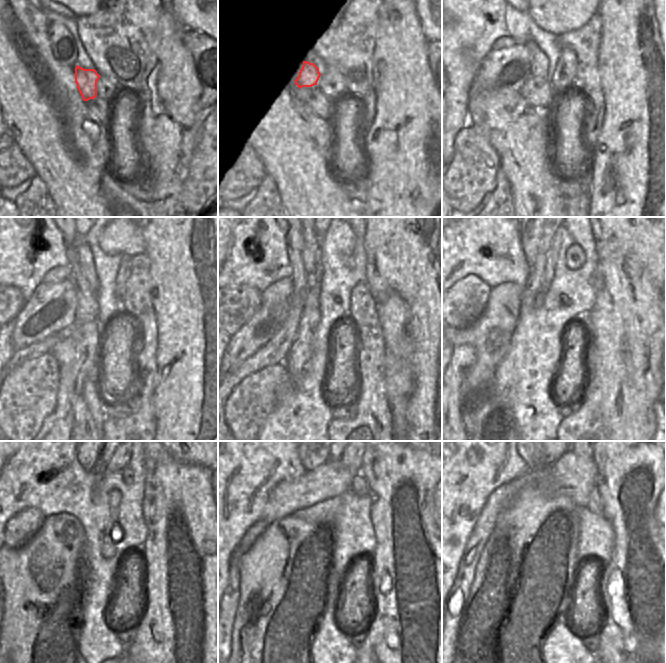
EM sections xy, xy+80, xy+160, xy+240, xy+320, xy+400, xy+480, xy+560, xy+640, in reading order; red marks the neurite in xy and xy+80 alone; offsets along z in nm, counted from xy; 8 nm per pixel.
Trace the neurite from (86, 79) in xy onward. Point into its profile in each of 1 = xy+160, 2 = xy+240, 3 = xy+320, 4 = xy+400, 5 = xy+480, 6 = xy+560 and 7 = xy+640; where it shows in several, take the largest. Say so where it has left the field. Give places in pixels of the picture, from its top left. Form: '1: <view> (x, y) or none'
1: xy+160 (539, 61)
2: xy+240 (85, 258)
3: xy+320 (310, 240)
4: xy+400 (531, 237)
5: xy+480 (88, 461)
6: xy+560 (310, 461)
7: xy+640 (534, 461)

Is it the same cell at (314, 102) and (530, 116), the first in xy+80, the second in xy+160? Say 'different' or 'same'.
different

